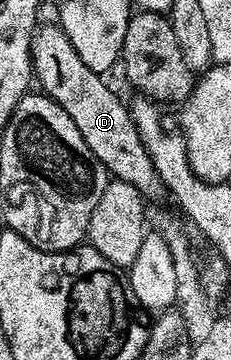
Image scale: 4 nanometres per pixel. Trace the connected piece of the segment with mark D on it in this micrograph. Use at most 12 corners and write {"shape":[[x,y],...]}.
{"shape":[[39,25],[32,74],[107,174],[164,194],[130,107],[61,26]]}

